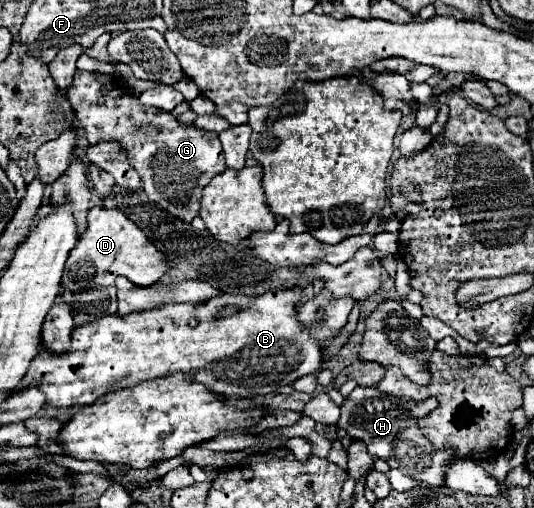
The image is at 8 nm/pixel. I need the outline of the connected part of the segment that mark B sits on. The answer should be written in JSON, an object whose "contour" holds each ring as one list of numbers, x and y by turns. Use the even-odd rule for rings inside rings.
{"contour":[[293,287,293,289,273,289,255,297,223,295,197,305,169,303,157,309,131,313,125,319,119,315,105,315,99,321,73,329,69,353,51,355,43,347,39,347,39,355,33,359,27,379,23,379,23,385,31,383,31,379,39,379,39,383,43,383,47,403,55,407,91,405,111,391,135,387,143,381,173,375,177,371,191,373,191,377,197,383,203,383,211,387,211,391,219,391,221,395,235,395,235,397,269,395,281,385,291,385,303,375,317,373,321,363,325,361,323,355,325,345,313,339,297,319,297,303,301,301,301,297,303,291,299,287],[225,307,239,307,239,311,227,317,219,317,219,311],[189,319,197,319,199,325,191,327]]}

